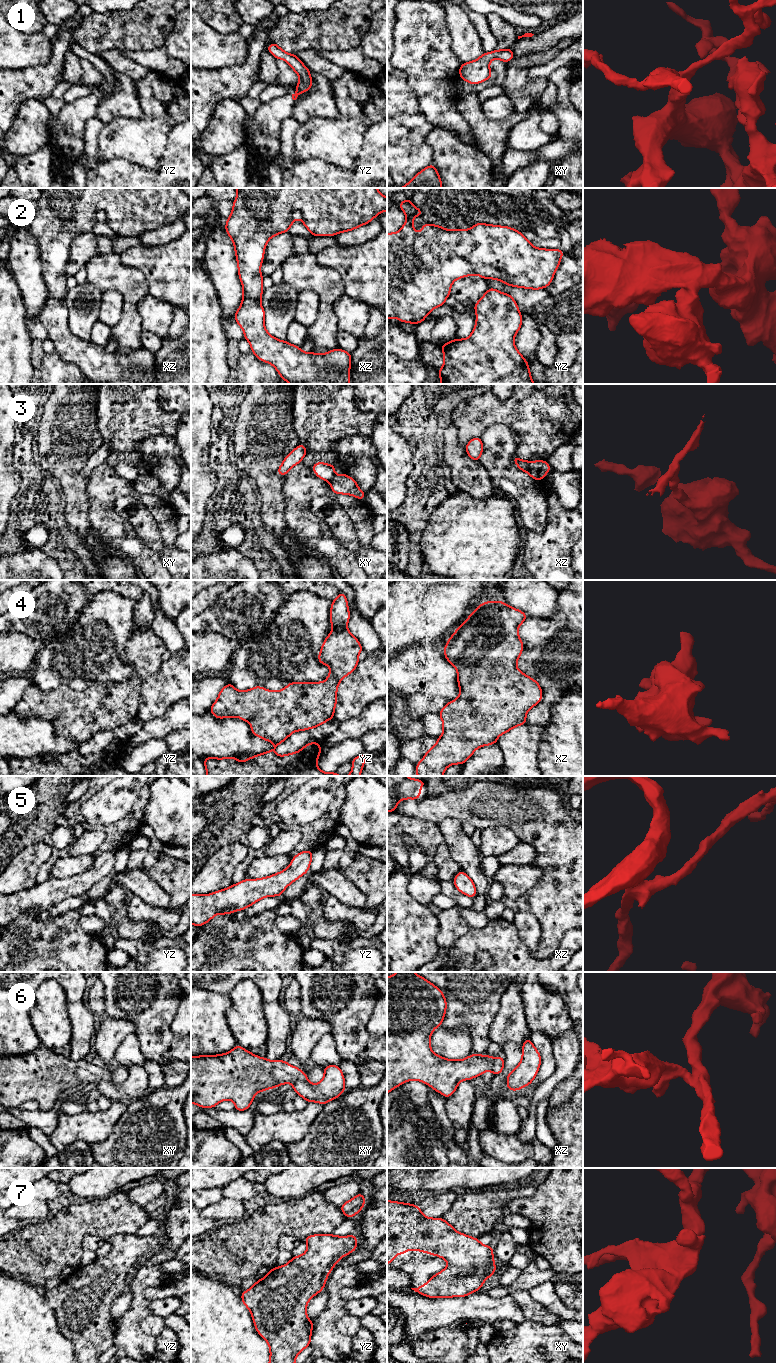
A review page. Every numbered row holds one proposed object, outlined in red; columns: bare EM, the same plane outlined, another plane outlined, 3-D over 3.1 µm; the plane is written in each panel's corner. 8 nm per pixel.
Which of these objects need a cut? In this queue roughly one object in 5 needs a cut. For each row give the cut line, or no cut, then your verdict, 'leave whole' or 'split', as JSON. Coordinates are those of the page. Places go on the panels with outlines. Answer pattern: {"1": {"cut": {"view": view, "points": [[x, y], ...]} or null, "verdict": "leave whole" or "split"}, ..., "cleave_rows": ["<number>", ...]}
{"1": {"cut": null, "verdict": "leave whole"}, "2": {"cut": null, "verdict": "leave whole"}, "3": {"cut": {"view": "xz", "points": [[530, 461], [528, 473]]}, "verdict": "split"}, "4": {"cut": null, "verdict": "leave whole"}, "5": {"cut": null, "verdict": "leave whole"}, "6": {"cut": null, "verdict": "leave whole"}, "7": {"cut": null, "verdict": "leave whole"}, "cleave_rows": ["3"]}

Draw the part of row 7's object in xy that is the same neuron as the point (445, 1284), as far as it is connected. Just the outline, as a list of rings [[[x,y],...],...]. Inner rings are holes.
[[[387,1200],[387,1264],[391,1264],[398,1254],[405,1254],[407,1250],[427,1252],[448,1263],[445,1269],[433,1275],[425,1285],[411,1288],[430,1298],[466,1297],[479,1291],[484,1281],[498,1271],[492,1246],[483,1245],[478,1238],[457,1232],[442,1217],[426,1217],[418,1205]]]

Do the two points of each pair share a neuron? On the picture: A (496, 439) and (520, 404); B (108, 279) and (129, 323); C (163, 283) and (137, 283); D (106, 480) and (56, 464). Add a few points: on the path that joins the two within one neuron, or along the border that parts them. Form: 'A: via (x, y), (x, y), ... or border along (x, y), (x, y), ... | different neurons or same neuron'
A: border along (483, 434), (490, 426), (506, 425), (519, 443) | different neurons
B: via (120, 286), (129, 295), (129, 311) | same neuron
C: border along (129, 267), (135, 267), (141, 271), (148, 293) | different neurons
D: border along (89, 476), (87, 484), (88, 500) | different neurons

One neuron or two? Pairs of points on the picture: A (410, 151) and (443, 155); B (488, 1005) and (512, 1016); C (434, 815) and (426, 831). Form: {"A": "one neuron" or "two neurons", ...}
{"A": "two neurons", "B": "two neurons", "C": "two neurons"}

